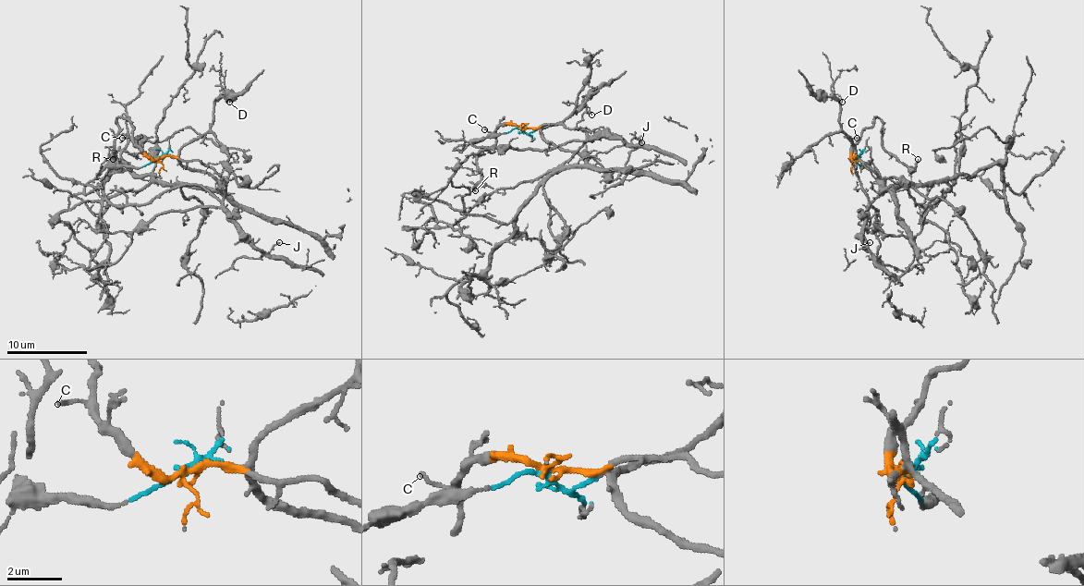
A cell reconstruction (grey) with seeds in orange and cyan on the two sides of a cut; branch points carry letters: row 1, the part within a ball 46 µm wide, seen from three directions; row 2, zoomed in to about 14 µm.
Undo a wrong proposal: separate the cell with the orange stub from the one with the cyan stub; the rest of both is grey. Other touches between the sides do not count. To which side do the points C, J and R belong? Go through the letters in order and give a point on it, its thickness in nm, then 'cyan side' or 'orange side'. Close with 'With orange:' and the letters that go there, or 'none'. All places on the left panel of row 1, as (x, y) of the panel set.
C: place (122, 138); calibre 100 nm; orange side
J: place (279, 242); calibre 120 nm; orange side
R: place (113, 159); calibre 160 nm; orange side
With orange: C, J, R

